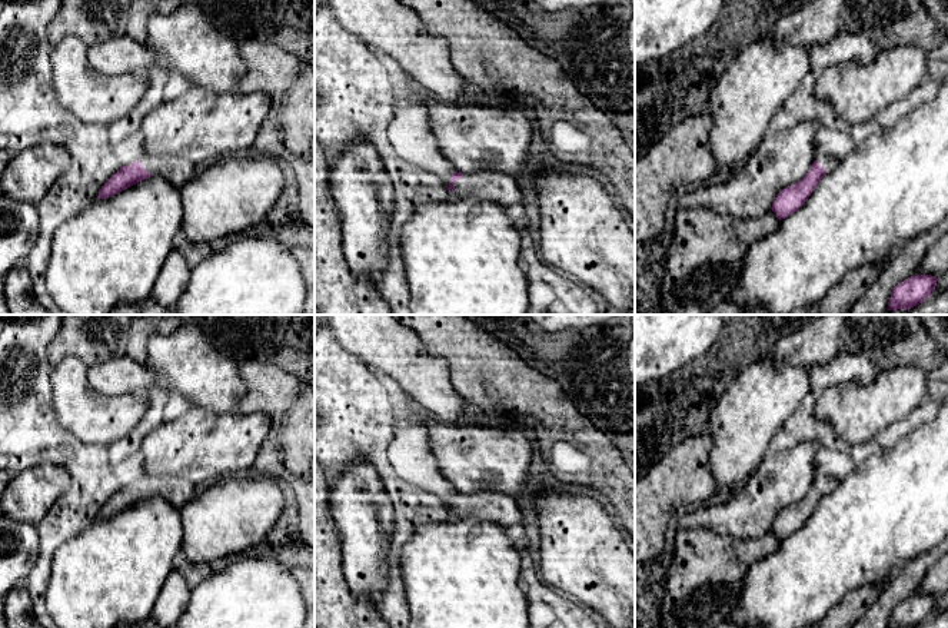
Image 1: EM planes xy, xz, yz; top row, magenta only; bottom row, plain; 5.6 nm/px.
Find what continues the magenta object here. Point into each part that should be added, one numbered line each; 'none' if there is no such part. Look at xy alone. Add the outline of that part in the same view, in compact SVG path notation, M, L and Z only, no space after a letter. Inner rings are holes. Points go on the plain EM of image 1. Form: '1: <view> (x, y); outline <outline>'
1: xy (176, 489); outline M143 475L139 478L139 484L149 494L167 499L179 509L197 494L194 484L176 475L163 475L163 476Z

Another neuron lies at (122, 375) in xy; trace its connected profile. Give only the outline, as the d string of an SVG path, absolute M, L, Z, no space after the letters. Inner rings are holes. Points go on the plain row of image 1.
M124 355L87 366L89 383L104 396L136 393L144 395L157 386L156 375L130 356Z

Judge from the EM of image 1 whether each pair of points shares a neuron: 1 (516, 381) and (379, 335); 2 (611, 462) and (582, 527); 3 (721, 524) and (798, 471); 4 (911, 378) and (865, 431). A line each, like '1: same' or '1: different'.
1: different
2: different
3: same
4: same

